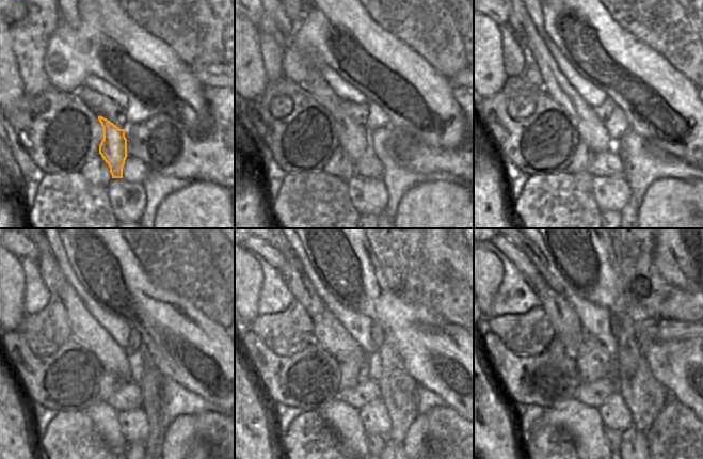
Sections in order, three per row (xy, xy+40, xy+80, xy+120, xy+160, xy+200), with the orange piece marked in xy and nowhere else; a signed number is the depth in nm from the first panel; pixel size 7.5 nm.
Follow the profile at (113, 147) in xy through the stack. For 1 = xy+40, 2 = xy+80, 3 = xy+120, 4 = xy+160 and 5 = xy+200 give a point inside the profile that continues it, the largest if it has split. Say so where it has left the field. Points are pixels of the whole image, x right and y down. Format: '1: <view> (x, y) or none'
1: xy+40 (354, 139)
2: xy+80 (592, 131)
3: xy+120 (85, 329)
4: xy+160 (329, 332)
5: xy+200 (562, 316)

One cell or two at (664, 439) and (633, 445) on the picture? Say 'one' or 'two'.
two

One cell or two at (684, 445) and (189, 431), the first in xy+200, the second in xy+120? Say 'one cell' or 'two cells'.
two cells

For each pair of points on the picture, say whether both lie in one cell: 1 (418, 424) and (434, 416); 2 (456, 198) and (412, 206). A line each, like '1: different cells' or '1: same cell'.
1: different cells
2: same cell

